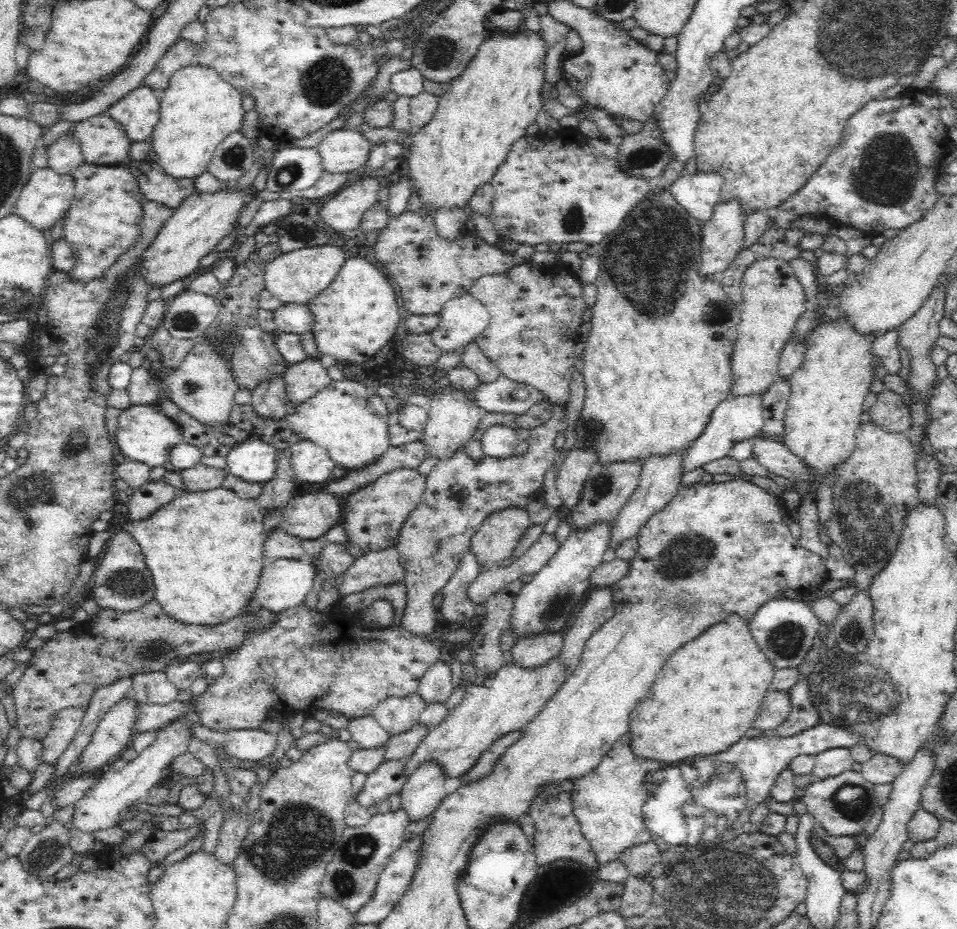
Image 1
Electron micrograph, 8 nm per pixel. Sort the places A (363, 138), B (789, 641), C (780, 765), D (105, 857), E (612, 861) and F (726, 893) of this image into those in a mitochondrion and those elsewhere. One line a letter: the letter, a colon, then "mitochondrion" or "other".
A: other
B: mitochondrion
C: other
D: other
E: other
F: mitochondrion

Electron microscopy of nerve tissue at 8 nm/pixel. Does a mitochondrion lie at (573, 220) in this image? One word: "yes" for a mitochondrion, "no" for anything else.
yes

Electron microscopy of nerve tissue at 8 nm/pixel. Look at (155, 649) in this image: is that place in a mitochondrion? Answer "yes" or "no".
yes

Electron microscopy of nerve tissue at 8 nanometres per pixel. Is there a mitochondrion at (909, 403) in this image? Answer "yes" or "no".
no

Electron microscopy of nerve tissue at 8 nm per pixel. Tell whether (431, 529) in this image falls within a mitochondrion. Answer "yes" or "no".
yes

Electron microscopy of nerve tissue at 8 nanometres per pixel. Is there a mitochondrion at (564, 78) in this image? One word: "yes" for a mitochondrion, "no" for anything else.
no

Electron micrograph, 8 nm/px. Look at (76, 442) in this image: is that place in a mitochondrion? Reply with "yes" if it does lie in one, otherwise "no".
yes

